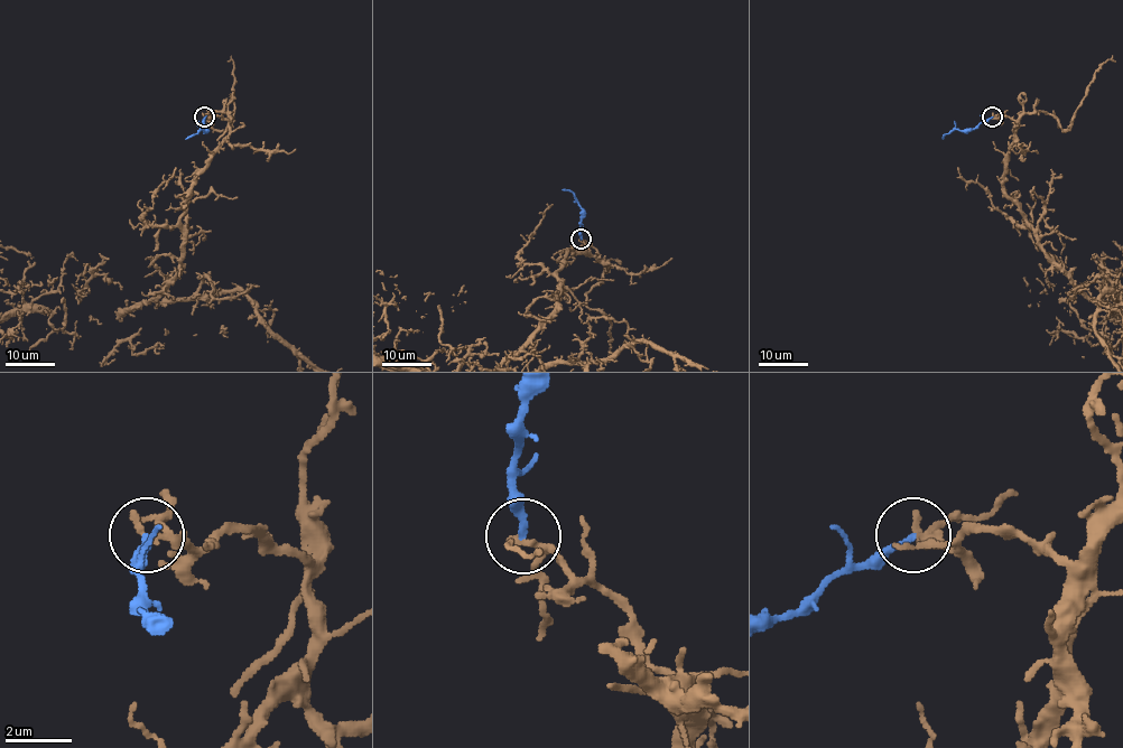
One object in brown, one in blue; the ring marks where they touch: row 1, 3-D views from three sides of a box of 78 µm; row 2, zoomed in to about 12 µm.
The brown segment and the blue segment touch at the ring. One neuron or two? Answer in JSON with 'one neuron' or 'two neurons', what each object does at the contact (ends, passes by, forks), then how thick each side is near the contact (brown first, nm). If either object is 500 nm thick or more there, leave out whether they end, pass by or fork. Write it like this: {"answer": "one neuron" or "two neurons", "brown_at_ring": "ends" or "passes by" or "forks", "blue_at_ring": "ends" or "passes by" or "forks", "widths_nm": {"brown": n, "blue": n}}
{"answer": "two neurons", "brown_at_ring": "passes by", "blue_at_ring": "ends", "widths_nm": {"brown": 190, "blue": 200}}

